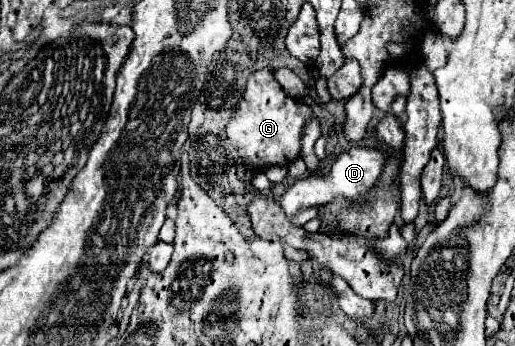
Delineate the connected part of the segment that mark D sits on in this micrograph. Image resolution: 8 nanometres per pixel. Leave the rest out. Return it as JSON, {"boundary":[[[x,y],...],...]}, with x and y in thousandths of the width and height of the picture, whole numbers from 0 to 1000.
{"boundary":[[[682,425],[674,436],[666,436],[650,471],[643,477],[643,494],[639,500],[627,500],[627,506],[596,506],[588,517],[577,517],[553,564],[542,569],[542,592],[546,592],[546,610],[557,621],[557,627],[569,627],[573,616],[596,604],[596,598],[623,598],[623,592],[635,592],[639,581],[647,581],[650,569],[670,569],[670,575],[689,575],[697,564],[709,564],[724,535],[728,523],[736,517],[740,494],[744,494],[744,477],[748,477],[751,454],[744,436],[736,431],[705,431],[705,425]]]}

